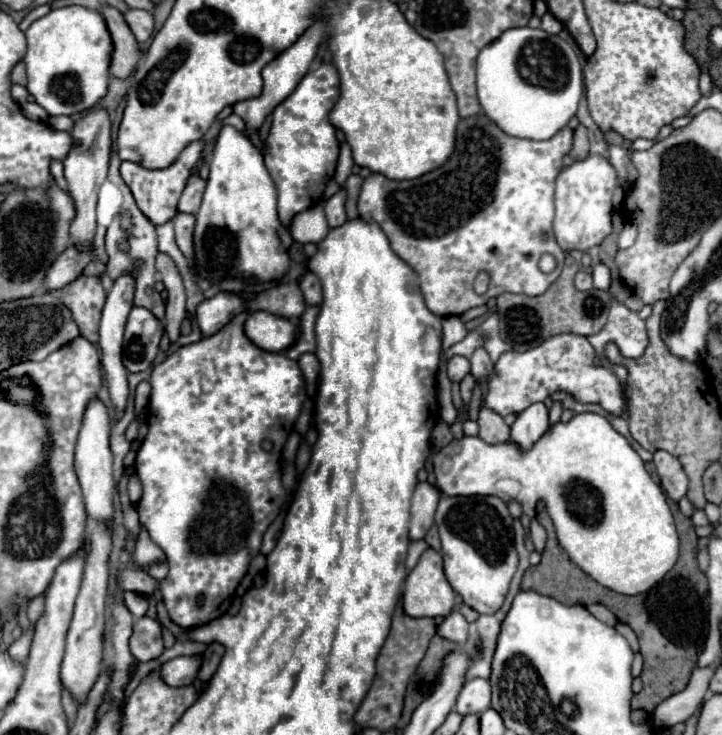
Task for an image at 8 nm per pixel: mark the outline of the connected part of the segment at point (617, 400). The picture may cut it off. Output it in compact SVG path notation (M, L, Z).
M556 334L544 340L540 346L526 352L504 352L494 366L494 376L488 380L486 406L500 416L520 414L536 402L544 402L554 392L566 392L578 402L600 404L612 416L624 416L628 412L626 394L622 382L614 370L594 364L596 350L586 336Z

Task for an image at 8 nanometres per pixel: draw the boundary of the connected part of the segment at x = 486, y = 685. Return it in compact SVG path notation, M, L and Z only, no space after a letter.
M484 678L468 680L458 694L454 710L466 716L466 714L480 714L488 708L490 708L490 682Z

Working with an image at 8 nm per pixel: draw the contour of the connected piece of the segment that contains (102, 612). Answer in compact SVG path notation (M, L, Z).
M92 524L90 530L90 550L86 556L84 566L84 578L82 588L76 598L74 618L66 636L66 654L60 670L62 684L82 702L96 682L100 670L102 670L102 644L104 644L104 630L106 630L106 598L108 598L108 558L110 558L112 538L104 524Z

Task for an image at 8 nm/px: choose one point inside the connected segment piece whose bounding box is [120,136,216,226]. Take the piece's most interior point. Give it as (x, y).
(156, 192)

